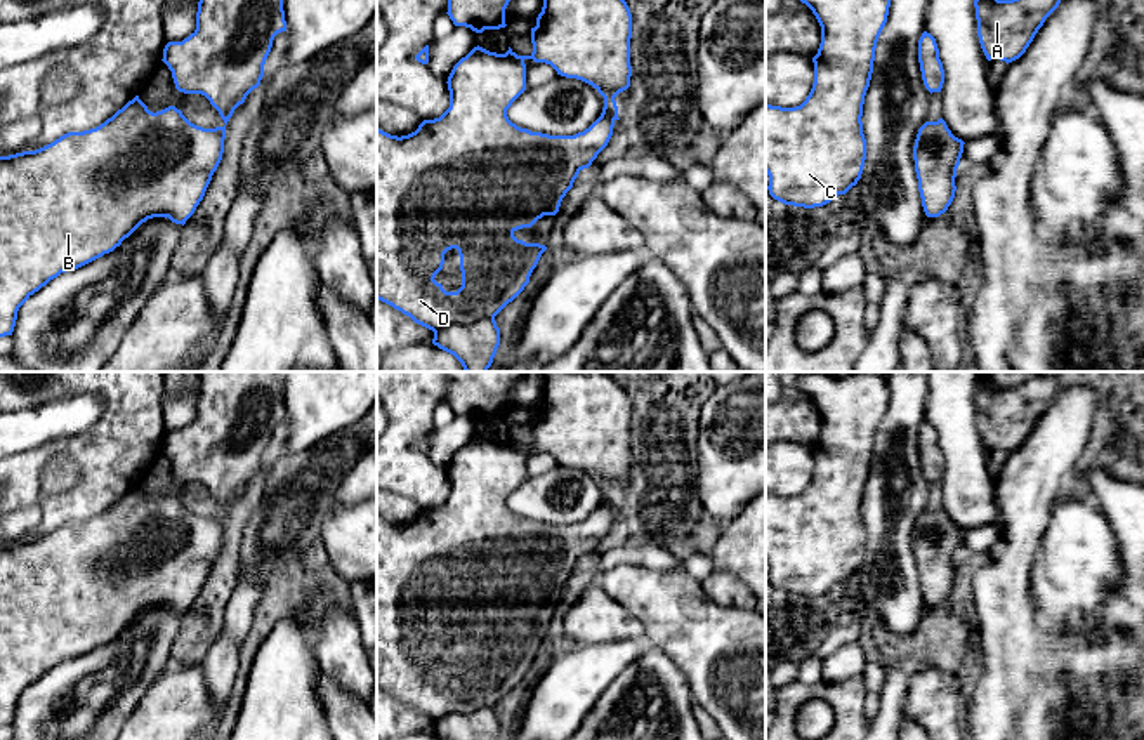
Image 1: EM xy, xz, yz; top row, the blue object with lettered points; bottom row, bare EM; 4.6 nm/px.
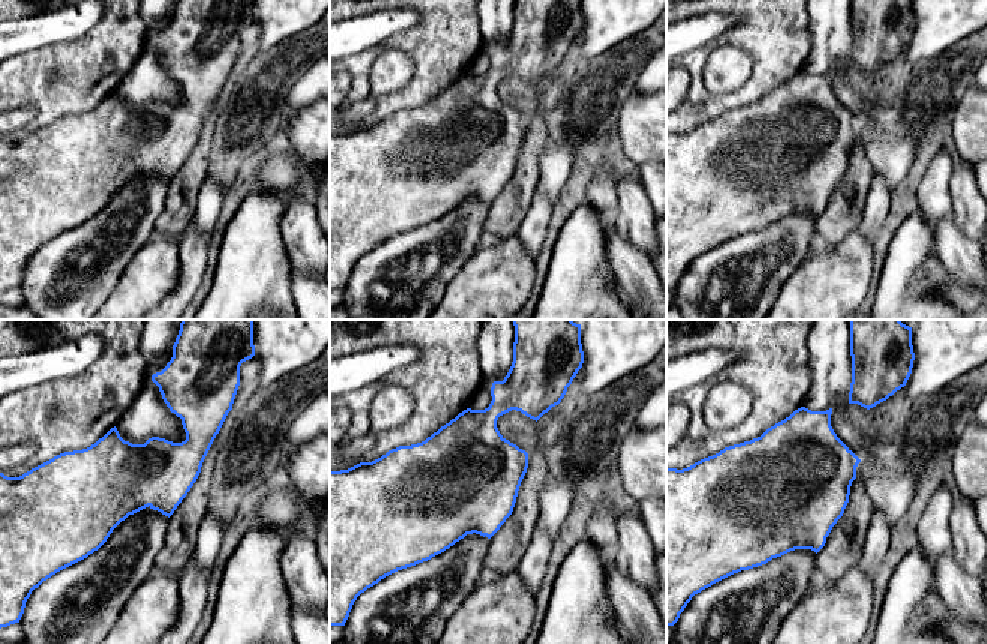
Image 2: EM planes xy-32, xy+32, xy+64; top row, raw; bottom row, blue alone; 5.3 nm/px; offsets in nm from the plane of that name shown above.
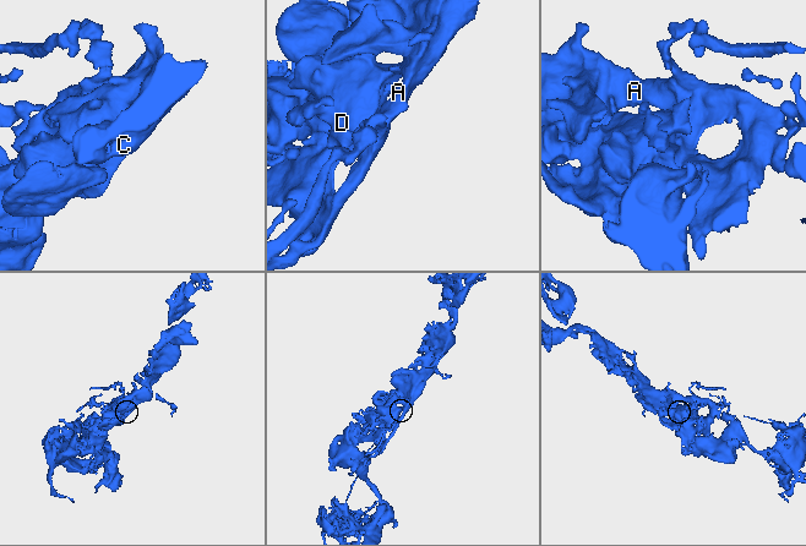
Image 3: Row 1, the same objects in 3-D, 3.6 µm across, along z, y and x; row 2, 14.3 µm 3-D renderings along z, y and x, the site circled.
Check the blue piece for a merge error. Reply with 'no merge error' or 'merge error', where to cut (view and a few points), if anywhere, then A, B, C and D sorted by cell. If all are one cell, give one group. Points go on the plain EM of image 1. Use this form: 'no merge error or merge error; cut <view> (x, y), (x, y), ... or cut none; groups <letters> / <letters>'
no merge error; cut none; groups A B C D

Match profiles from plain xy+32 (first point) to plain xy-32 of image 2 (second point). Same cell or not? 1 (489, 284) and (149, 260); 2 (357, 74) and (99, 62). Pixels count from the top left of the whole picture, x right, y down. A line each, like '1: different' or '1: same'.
1: same
2: same

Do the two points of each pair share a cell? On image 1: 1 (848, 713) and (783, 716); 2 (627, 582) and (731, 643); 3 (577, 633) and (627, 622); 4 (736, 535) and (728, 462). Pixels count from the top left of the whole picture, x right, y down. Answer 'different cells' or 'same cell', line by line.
1: same cell
2: same cell
3: same cell
4: different cells

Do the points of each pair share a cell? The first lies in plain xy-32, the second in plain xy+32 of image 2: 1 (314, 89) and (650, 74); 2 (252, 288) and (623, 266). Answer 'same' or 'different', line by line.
1: same
2: different

